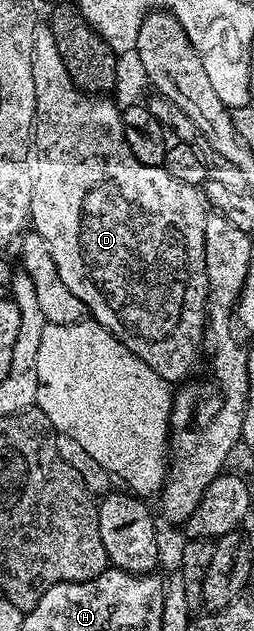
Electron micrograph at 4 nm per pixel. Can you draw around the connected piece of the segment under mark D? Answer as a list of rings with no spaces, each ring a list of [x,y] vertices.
[[[48,26],[38,27],[33,47],[33,73],[35,74],[35,122],[33,123],[33,142],[31,145],[31,210],[29,220],[32,231],[38,232],[47,242],[51,250],[51,258],[55,258],[55,266],[59,266],[59,278],[63,278],[67,290],[85,304],[86,313],[106,330],[127,350],[131,350],[140,360],[147,362],[151,370],[170,382],[181,382],[193,368],[197,360],[197,348],[203,344],[203,329],[207,324],[207,297],[209,283],[205,273],[205,235],[203,226],[207,215],[207,201],[202,189],[196,184],[179,182],[163,166],[147,166],[135,158],[131,146],[125,137],[125,121],[122,109],[101,94],[90,94],[82,90],[77,81],[73,79],[63,58],[59,46],[53,37],[53,29]]]

